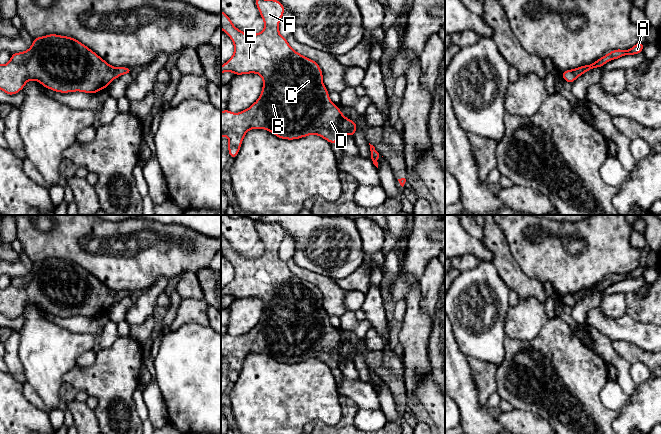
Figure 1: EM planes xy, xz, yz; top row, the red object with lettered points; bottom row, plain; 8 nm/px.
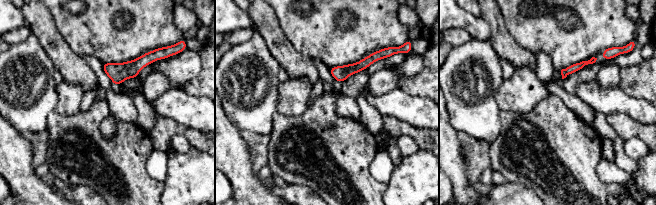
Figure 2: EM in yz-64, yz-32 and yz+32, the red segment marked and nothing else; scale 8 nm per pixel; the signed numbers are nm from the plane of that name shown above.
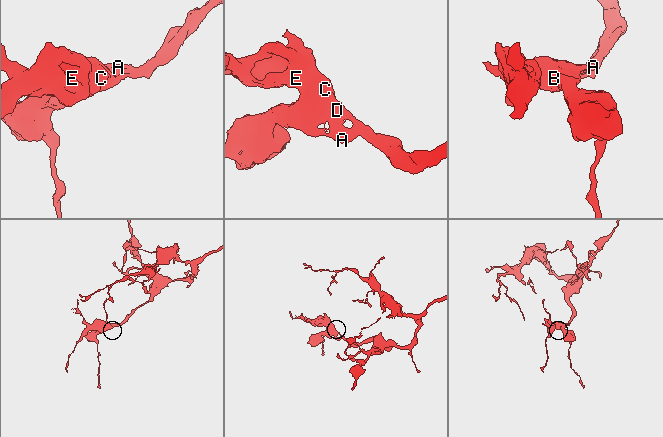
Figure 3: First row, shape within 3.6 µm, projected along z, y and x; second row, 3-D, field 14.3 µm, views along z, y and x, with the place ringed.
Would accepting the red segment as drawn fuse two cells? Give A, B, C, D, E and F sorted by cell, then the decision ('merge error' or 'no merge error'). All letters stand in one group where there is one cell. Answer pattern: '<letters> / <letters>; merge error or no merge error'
A B C D E F; no merge error

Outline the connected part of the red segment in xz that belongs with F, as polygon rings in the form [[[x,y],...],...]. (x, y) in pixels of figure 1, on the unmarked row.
[[[260,220],[255,221],[255,227],[264,244],[264,254],[257,258],[246,258],[236,252],[230,241],[221,234],[221,253],[234,268],[234,277],[221,290],[221,298],[232,296],[237,300],[255,297],[263,304],[261,318],[249,332],[239,337],[228,333],[221,335],[221,363],[224,358],[227,359],[231,383],[236,382],[244,360],[251,353],[265,353],[286,364],[318,359],[330,368],[338,367],[343,358],[354,361],[357,347],[345,342],[338,329],[330,324],[318,287],[296,276],[288,268],[287,262],[280,259],[279,246],[285,236],[283,228],[277,223]]]

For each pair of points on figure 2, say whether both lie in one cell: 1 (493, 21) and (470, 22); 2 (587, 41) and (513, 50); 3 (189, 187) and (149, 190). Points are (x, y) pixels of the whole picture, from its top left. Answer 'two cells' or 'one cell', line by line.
1: two cells
2: two cells
3: two cells

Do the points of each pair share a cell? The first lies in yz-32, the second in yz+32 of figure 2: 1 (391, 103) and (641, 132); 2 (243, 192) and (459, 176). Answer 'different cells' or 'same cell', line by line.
1: different cells
2: same cell

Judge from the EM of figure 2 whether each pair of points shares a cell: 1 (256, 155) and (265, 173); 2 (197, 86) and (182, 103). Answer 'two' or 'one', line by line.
1: two
2: two

